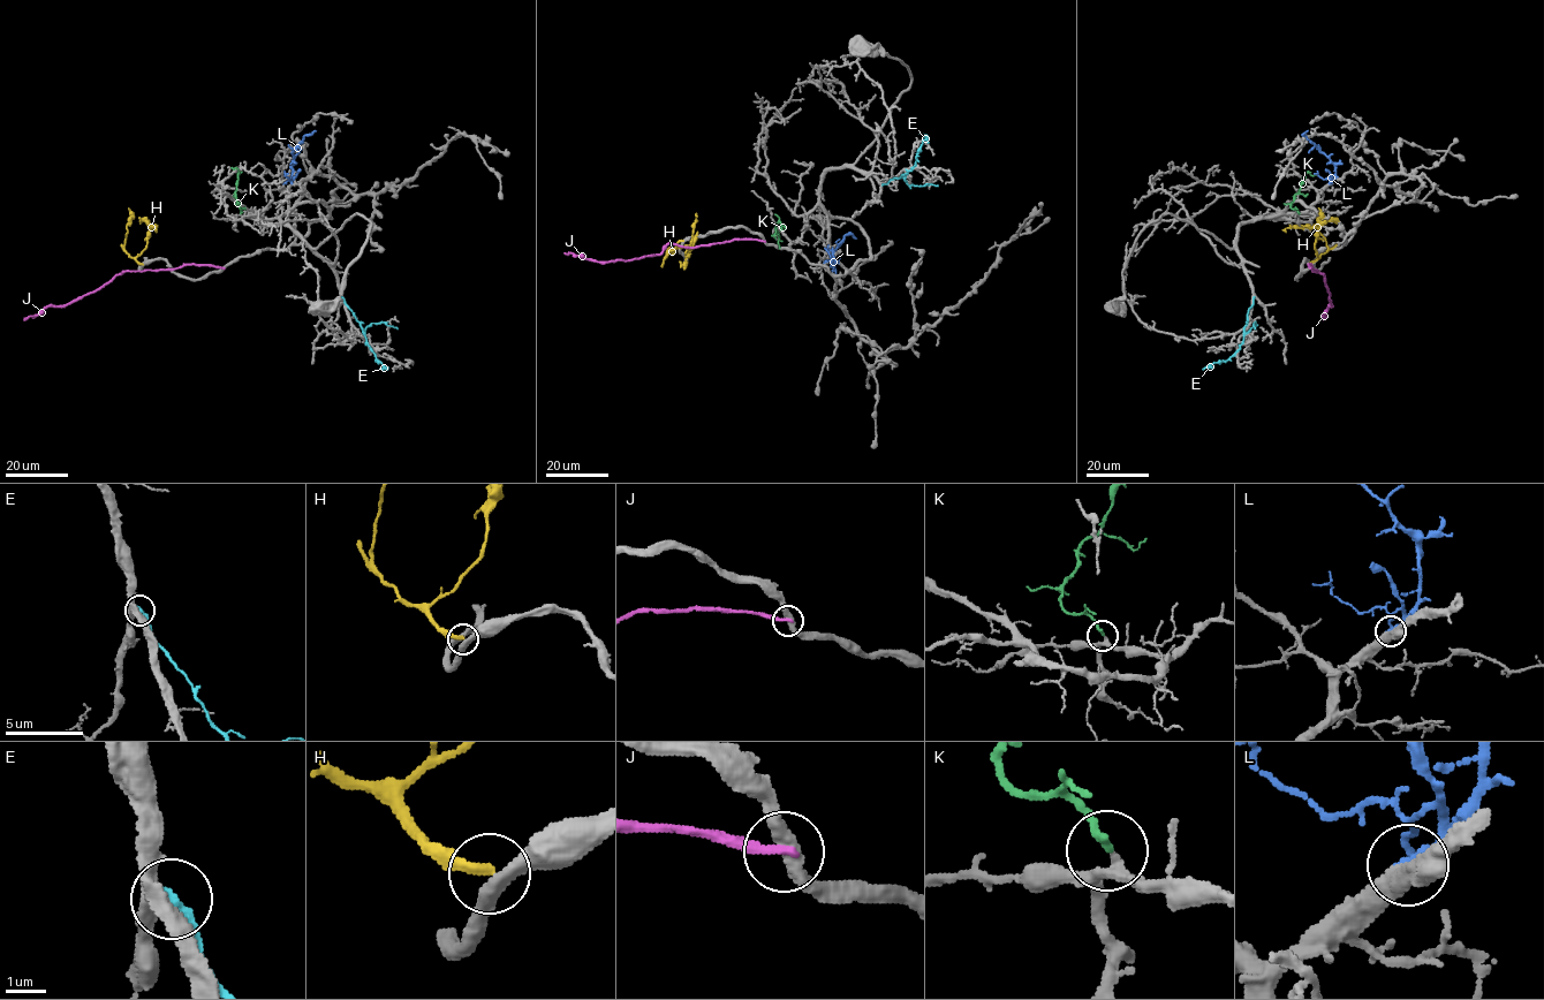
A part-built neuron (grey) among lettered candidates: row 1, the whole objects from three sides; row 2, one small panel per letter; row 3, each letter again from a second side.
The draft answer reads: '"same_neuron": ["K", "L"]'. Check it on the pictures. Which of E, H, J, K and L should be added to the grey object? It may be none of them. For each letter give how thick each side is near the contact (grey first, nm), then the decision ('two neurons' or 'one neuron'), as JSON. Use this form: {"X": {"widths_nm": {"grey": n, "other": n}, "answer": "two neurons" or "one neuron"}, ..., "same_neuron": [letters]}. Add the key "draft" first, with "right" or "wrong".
{"draft": "right", "E": {"widths_nm": {"grey": 360, "other": 200}, "answer": "two neurons"}, "H": {"widths_nm": {"grey": 340, "other": 240}, "answer": "two neurons"}, "J": {"widths_nm": {"grey": 400, "other": 260}, "answer": "two neurons"}, "K": {"widths_nm": {"grey": 260, "other": 200}, "answer": "one neuron"}, "L": {"widths_nm": {"grey": 300, "other": 280}, "answer": "one neuron"}, "same_neuron": ["K", "L"]}

